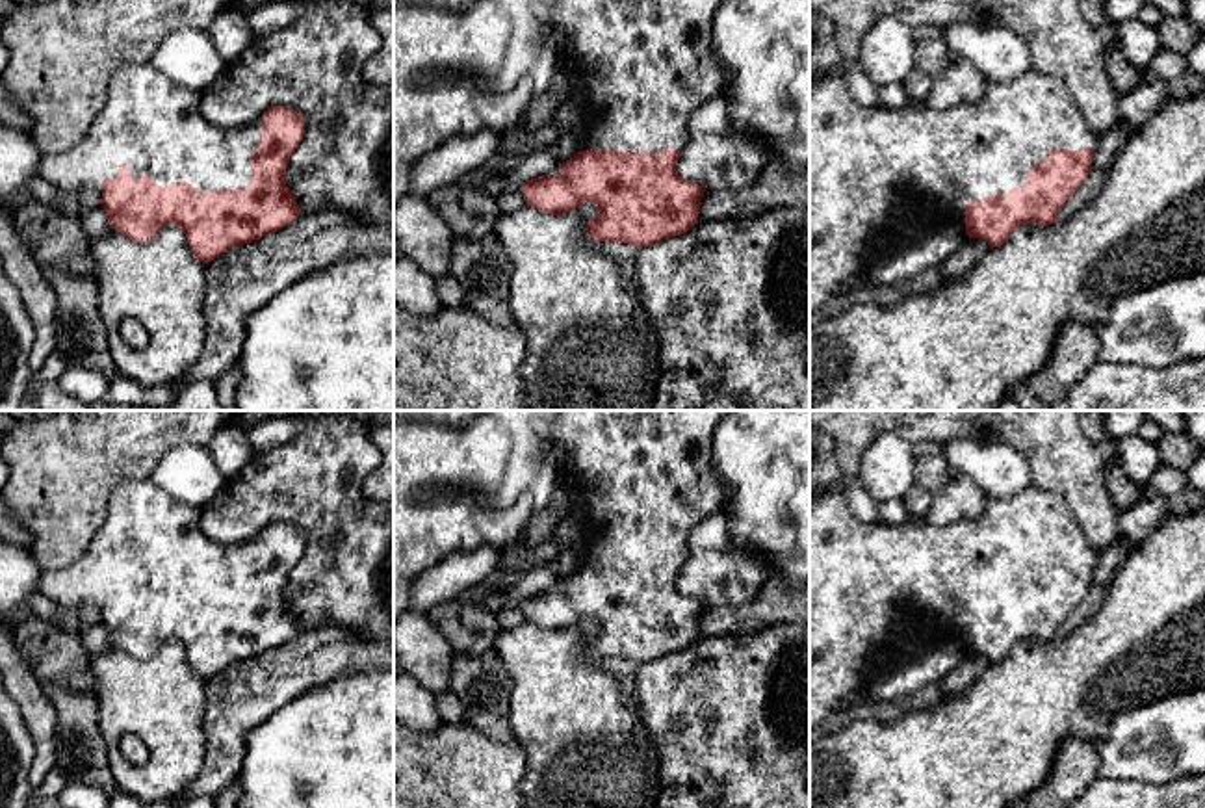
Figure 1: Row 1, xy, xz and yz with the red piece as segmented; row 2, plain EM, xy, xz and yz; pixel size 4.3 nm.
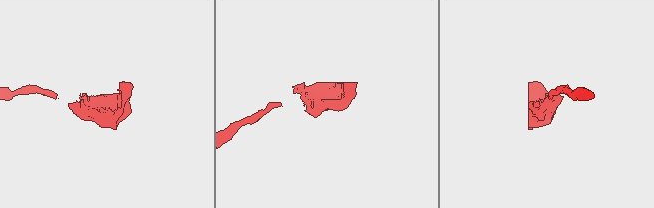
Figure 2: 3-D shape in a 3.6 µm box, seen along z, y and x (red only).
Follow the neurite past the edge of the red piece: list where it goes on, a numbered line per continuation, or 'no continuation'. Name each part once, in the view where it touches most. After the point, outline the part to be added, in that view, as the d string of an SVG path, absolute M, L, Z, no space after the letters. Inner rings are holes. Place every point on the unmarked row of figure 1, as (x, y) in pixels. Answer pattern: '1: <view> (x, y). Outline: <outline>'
1: xy (151, 539). Outline: M150 479L121 481L110 494L108 516L84 555L61 570L46 570L39 578L39 593L58 606L82 607L93 604L104 613L104 596L117 593L121 580L128 591L152 593L158 602L191 600L197 607L232 607L251 598L251 568L258 563L262 535L223 546L204 537L201 511L182 503Z

